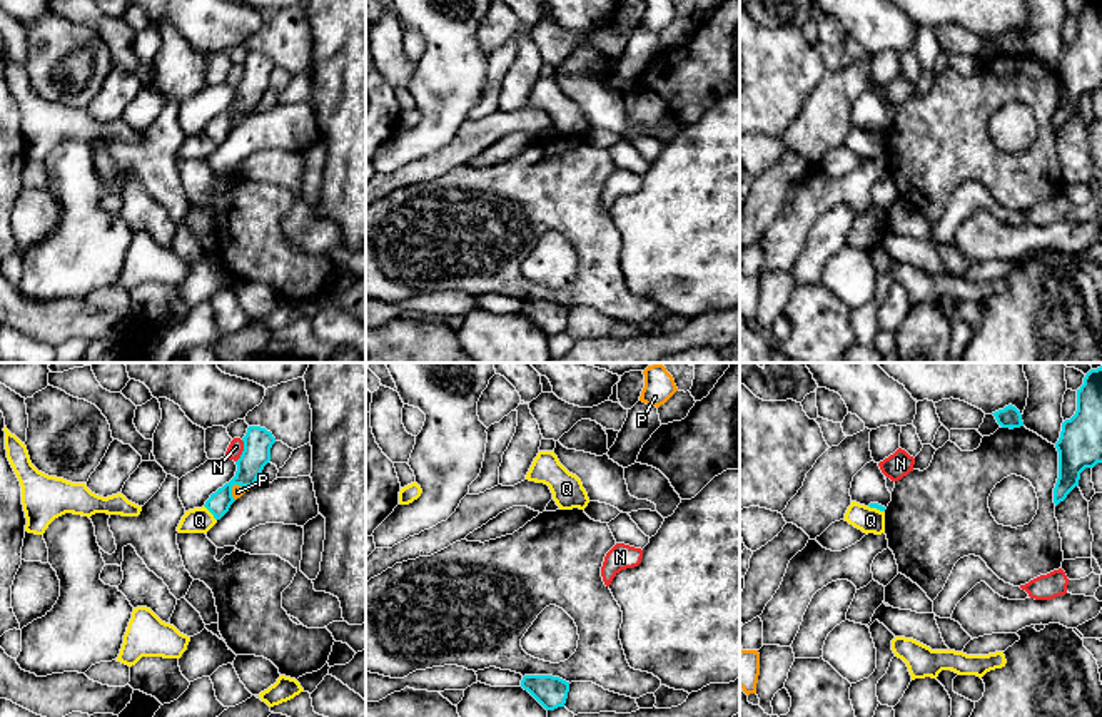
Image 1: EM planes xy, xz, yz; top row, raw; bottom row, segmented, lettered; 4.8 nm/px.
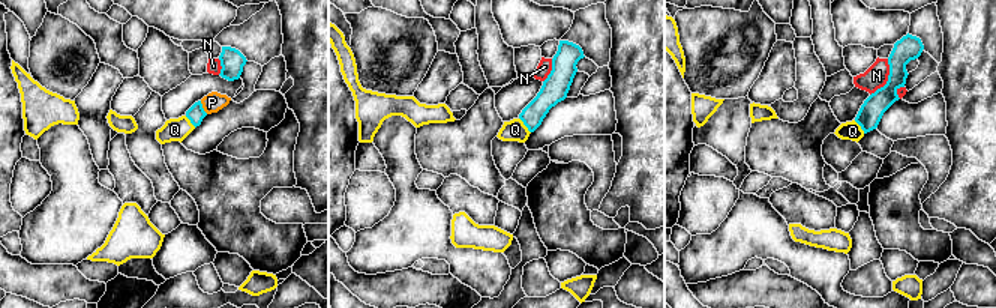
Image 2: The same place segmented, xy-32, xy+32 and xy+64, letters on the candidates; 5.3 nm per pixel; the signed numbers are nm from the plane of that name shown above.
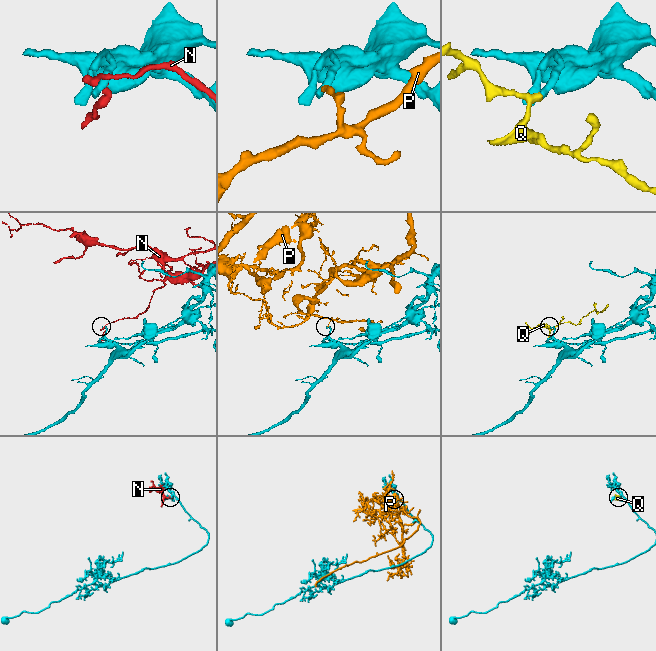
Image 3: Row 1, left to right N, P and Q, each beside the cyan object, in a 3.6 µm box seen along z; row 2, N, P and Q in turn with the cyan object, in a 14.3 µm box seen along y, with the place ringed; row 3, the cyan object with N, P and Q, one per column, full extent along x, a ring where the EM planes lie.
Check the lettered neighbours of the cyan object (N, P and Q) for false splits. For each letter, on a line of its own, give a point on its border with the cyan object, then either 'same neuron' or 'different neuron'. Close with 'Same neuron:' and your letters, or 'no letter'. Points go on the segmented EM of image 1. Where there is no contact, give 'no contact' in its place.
N: contact xy (242, 452); different neuron
P: contact xy (236, 483); different neuron
Q: contact xy (211, 512); different neuron
Same neuron: no letter

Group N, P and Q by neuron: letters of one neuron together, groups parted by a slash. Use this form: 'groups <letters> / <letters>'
groups N / P / Q

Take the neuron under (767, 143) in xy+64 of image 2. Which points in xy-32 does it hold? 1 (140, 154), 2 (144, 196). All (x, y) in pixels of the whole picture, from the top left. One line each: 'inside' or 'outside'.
1: inside
2: outside

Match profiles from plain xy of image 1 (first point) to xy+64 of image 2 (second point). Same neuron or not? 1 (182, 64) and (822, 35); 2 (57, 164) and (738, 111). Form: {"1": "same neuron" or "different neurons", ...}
{"1": "same neuron", "2": "same neuron"}

